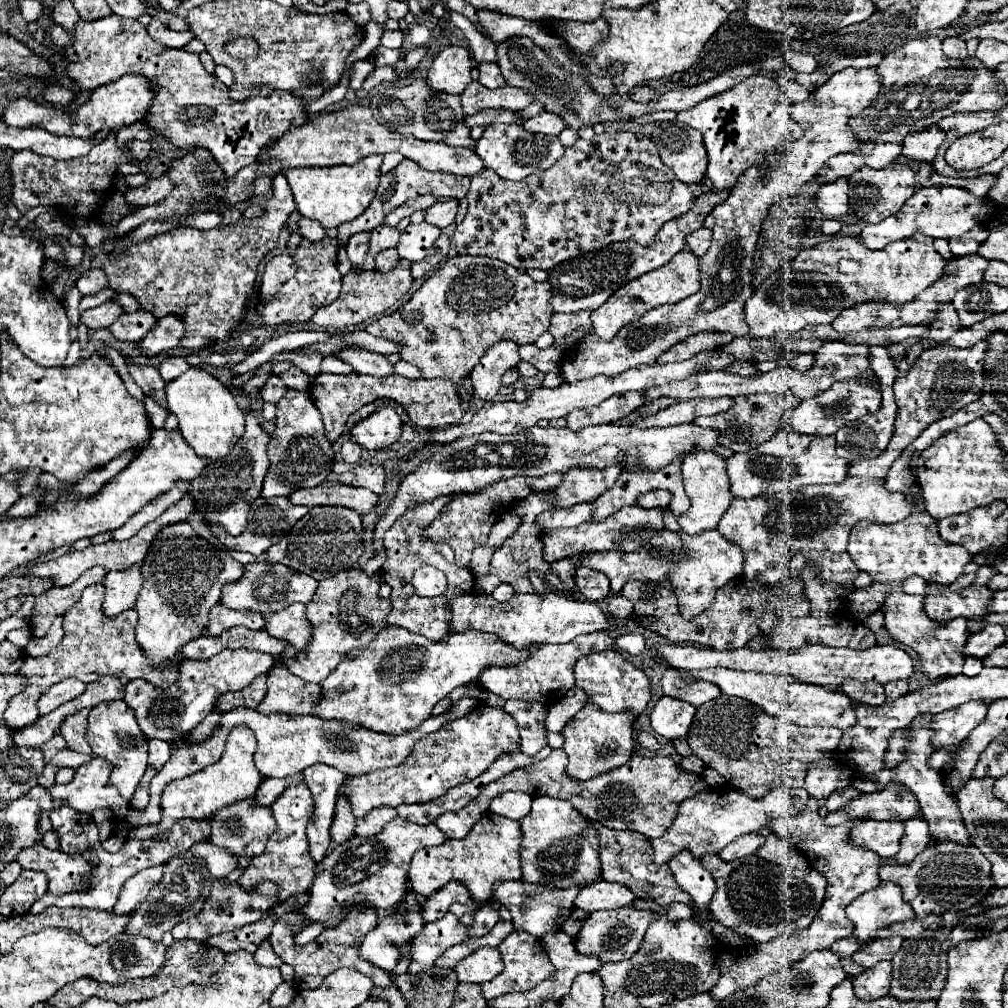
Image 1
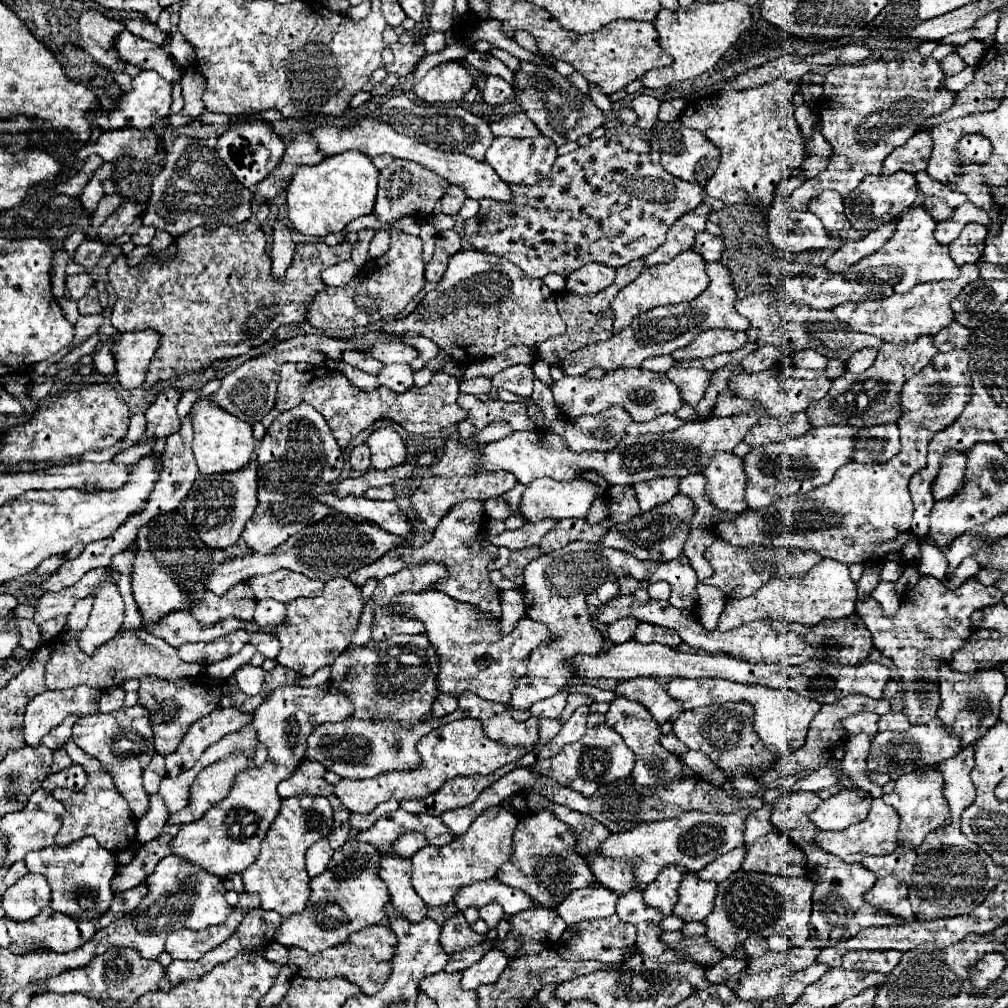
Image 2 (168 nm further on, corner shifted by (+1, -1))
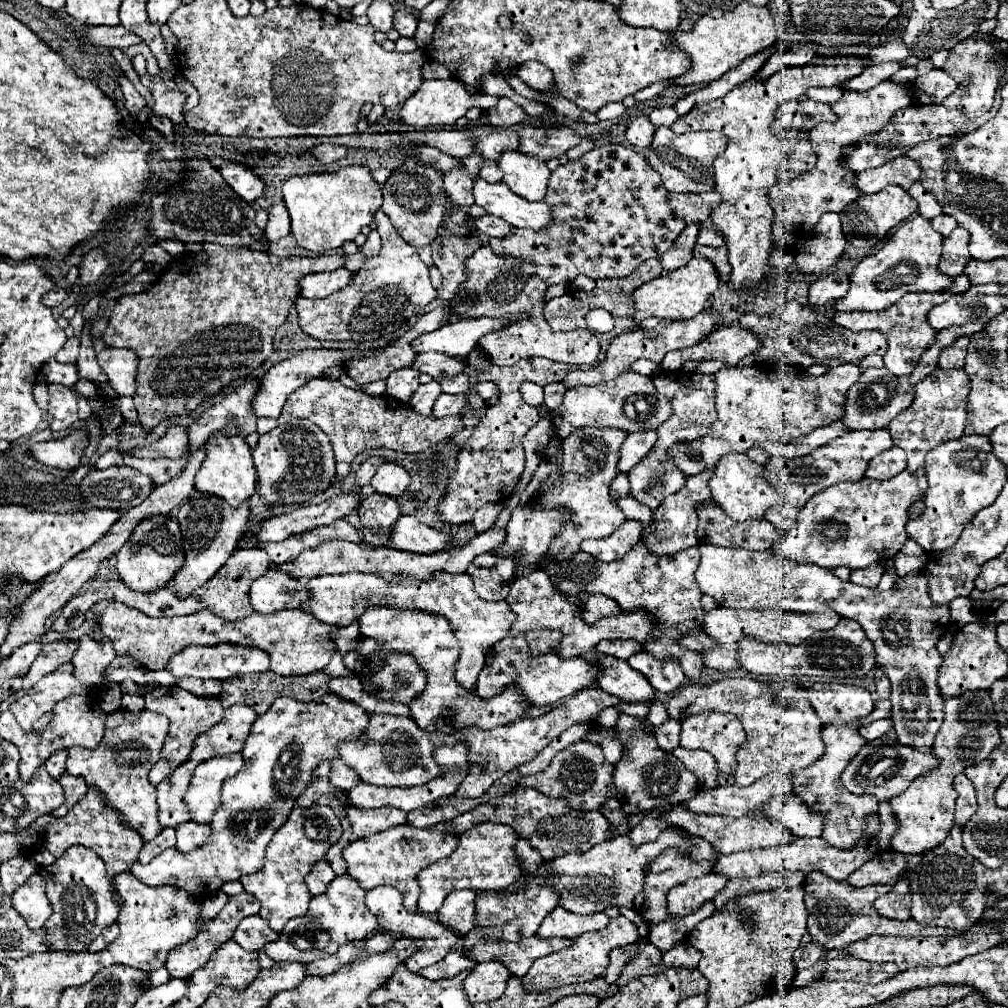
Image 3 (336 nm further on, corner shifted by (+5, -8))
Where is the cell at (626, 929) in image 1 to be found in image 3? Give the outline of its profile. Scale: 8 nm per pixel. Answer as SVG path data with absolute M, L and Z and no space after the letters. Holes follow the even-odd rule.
M623 915L613 917L611 925L607 925L605 929L585 933L577 937L569 949L561 953L551 953L549 957L541 957L537 963L533 963L533 969L529 969L529 973L523 977L523 989L529 993L541 993L541 991L571 985L571 983L585 983L585 981L599 979L609 965L609 949L631 945L637 939L639 939L639 931L635 923L631 923Z

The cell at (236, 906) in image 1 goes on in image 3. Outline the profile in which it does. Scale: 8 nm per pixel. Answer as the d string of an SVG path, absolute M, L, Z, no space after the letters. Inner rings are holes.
M201 931L195 939L173 949L167 957L165 967L169 969L171 977L175 977L175 979L191 977L197 969L201 969L209 961L215 947L217 947L217 943L213 939L209 939L209 935L205 931Z

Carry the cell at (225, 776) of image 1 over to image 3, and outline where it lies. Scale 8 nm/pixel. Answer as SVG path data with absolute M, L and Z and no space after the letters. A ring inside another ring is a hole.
M195 821L179 825L177 827L177 845L175 847L181 853L189 853L189 851L201 847L207 841L209 833L211 833L209 825L201 825L201 823L195 823Z

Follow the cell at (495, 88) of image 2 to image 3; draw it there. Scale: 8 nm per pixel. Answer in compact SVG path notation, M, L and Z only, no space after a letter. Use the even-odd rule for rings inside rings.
M501 97L499 103L487 111L487 117L489 117L489 123L493 127L511 127L511 125L517 125L517 123L523 123L525 121L525 111L521 105L513 103L511 99L505 99Z

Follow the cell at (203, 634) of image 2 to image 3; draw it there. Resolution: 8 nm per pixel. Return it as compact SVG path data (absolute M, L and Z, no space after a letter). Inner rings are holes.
M111 601L103 615L101 615L101 631L105 637L113 641L113 649L117 655L129 655L137 659L145 669L159 671L165 669L169 659L183 651L189 643L195 645L219 645L219 643L233 643L245 647L257 647L267 651L271 657L271 671L277 675L289 677L295 673L311 673L317 669L325 669L329 665L329 655L335 653L335 643L329 639L331 625L309 617L301 609L287 609L273 615L251 613L239 621L223 621L211 611L197 611L185 617L145 617L137 609Z

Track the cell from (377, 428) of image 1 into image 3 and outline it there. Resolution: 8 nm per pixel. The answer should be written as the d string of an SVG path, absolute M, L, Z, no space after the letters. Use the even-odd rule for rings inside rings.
M383 463L377 469L375 477L371 479L371 485L377 493L397 499L405 493L405 489L409 487L409 481L411 481L411 477L405 471L405 467L395 465L395 463Z

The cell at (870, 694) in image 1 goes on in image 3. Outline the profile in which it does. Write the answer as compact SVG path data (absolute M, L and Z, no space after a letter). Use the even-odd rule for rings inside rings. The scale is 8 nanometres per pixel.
M855 723L839 725L839 727L837 725L827 725L827 727L823 727L821 737L825 741L825 755L817 763L813 763L805 769L793 771L793 787L795 787L795 793L799 795L799 799L807 807L825 815L825 827L823 827L821 837L837 849L853 849L857 845L857 841L863 837L865 819L879 811L879 801L873 795L853 797L841 785L839 775L867 741L861 735L857 735Z

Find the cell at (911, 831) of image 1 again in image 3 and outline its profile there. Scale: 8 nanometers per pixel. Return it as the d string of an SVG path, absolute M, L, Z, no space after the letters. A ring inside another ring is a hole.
M989 691L981 693L965 693L961 697L949 697L945 701L945 721L941 725L939 735L935 737L933 753L939 759L937 767L929 769L901 797L893 797L891 807L897 813L897 833L893 835L893 849L899 853L921 855L933 847L937 847L953 827L953 811L957 791L953 789L955 775L963 773L965 767L977 765L989 757L993 749L1001 743L999 739L999 725L995 721L993 701Z

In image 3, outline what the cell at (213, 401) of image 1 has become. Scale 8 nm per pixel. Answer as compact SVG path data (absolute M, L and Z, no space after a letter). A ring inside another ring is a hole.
M219 433L211 435L207 445L207 461L201 465L195 477L195 489L225 499L231 507L239 507L255 495L257 473L251 457L251 447L243 437L223 437Z

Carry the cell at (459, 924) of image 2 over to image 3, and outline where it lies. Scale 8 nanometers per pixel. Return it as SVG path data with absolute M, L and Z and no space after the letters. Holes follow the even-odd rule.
M529 937L523 943L481 941L481 945L473 947L471 951L463 949L463 953L467 957L475 959L477 963L481 963L481 961L499 961L511 971L511 975L525 977L529 967L533 965L533 961L537 961L539 957L557 953L561 949L567 949L569 945L571 945L571 941L561 939L561 937L555 937L551 941L541 941L537 937Z

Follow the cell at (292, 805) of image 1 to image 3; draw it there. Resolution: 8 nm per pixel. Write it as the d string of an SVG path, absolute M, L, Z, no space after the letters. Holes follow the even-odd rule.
M315 805L309 809L295 807L287 823L273 835L273 841L269 843L267 855L265 855L263 869L253 875L243 875L239 879L245 891L253 893L259 899L261 903L259 915L269 923L273 931L281 933L289 919L301 917L307 913L311 893L307 891L305 875L311 871L315 863L325 859L329 847L341 839L341 833L343 833L341 821L335 817L331 807L325 807L325 805Z

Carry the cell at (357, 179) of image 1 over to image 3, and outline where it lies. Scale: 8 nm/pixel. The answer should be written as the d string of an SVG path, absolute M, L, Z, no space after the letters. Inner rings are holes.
M345 167L337 173L291 177L283 185L283 199L291 215L293 237L303 249L313 253L329 253L353 241L383 205L381 189L367 167Z

